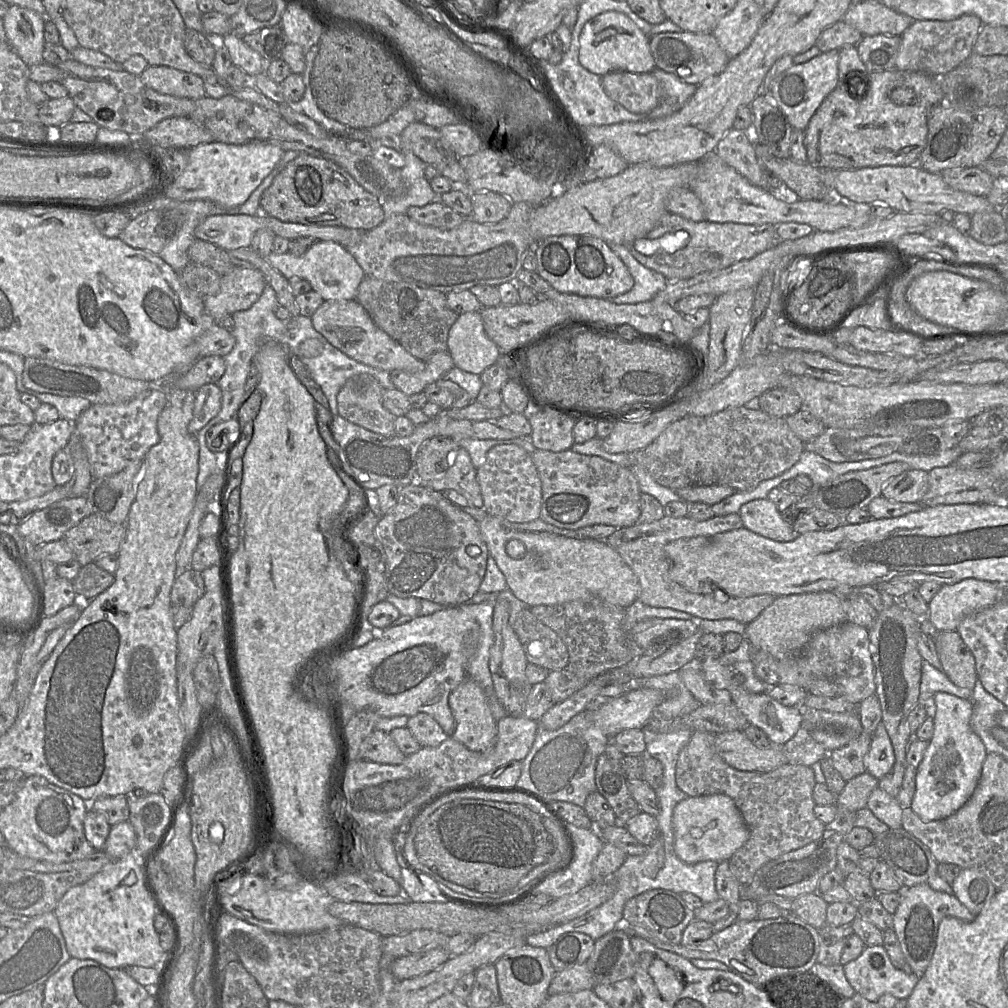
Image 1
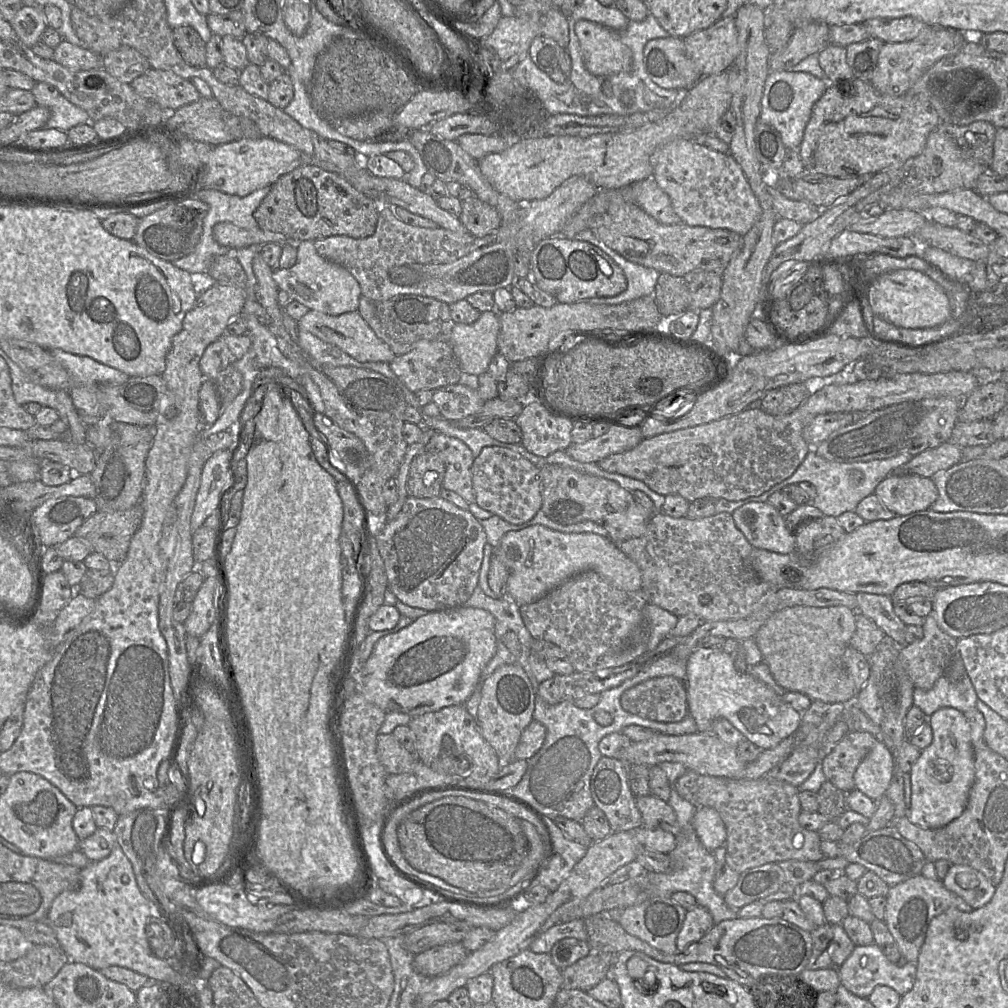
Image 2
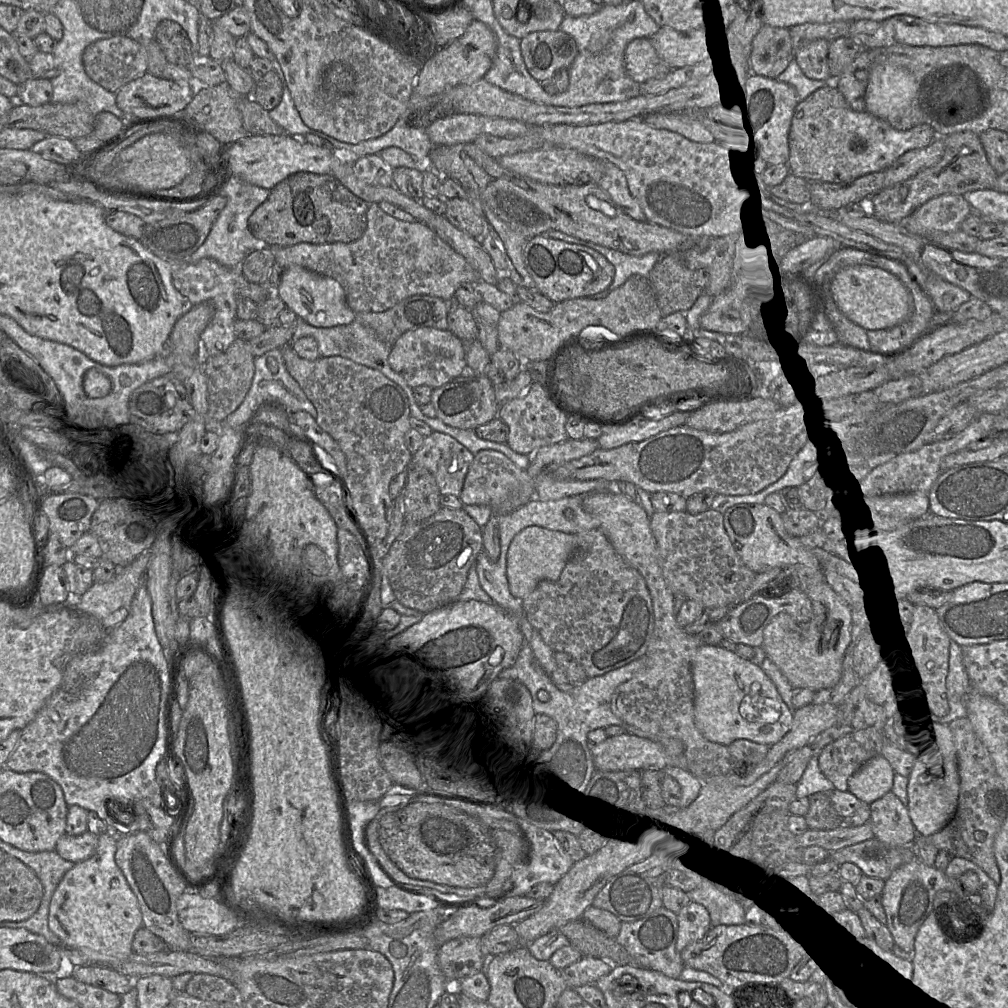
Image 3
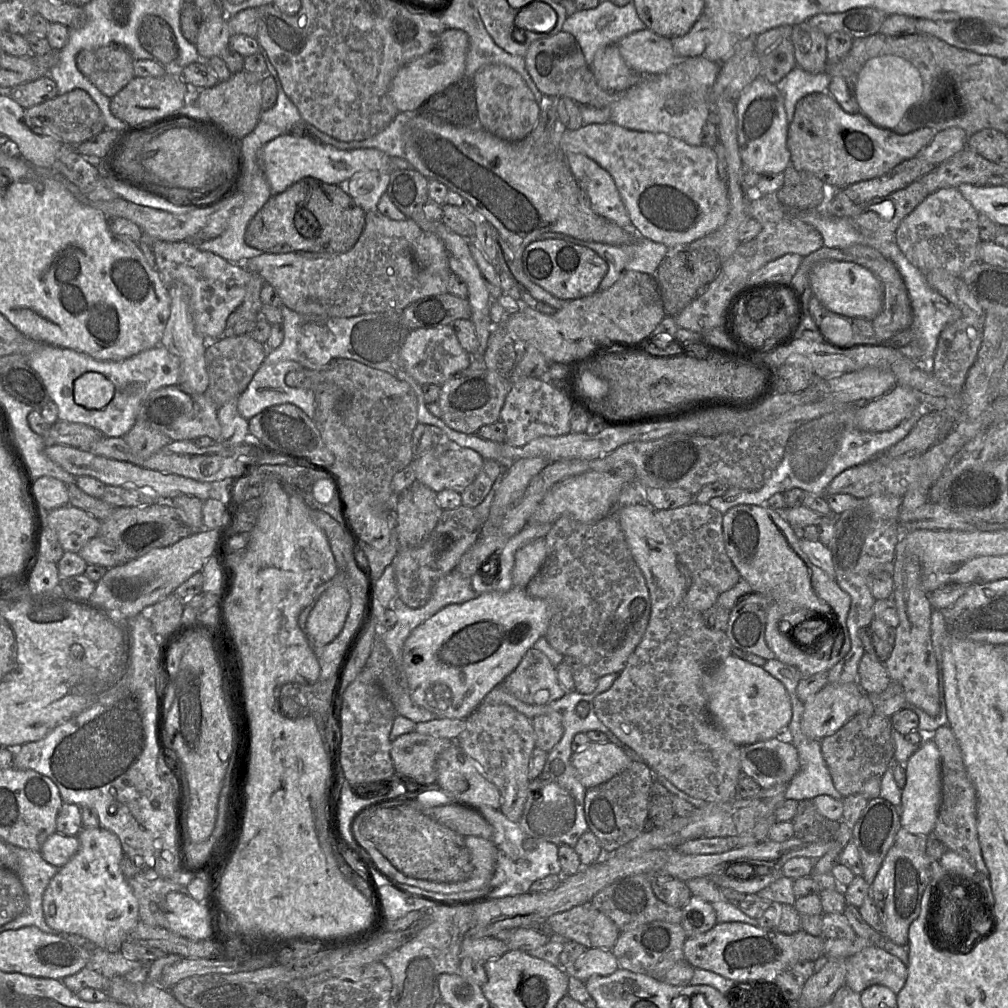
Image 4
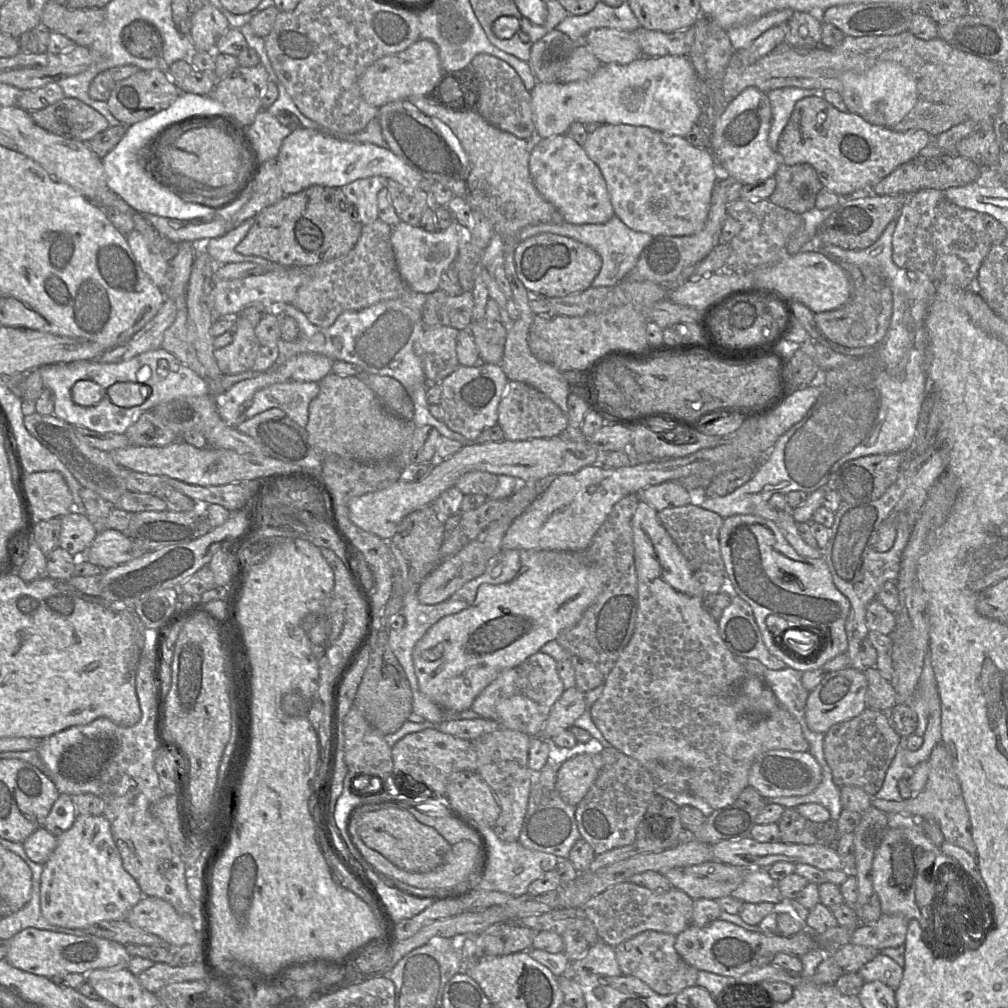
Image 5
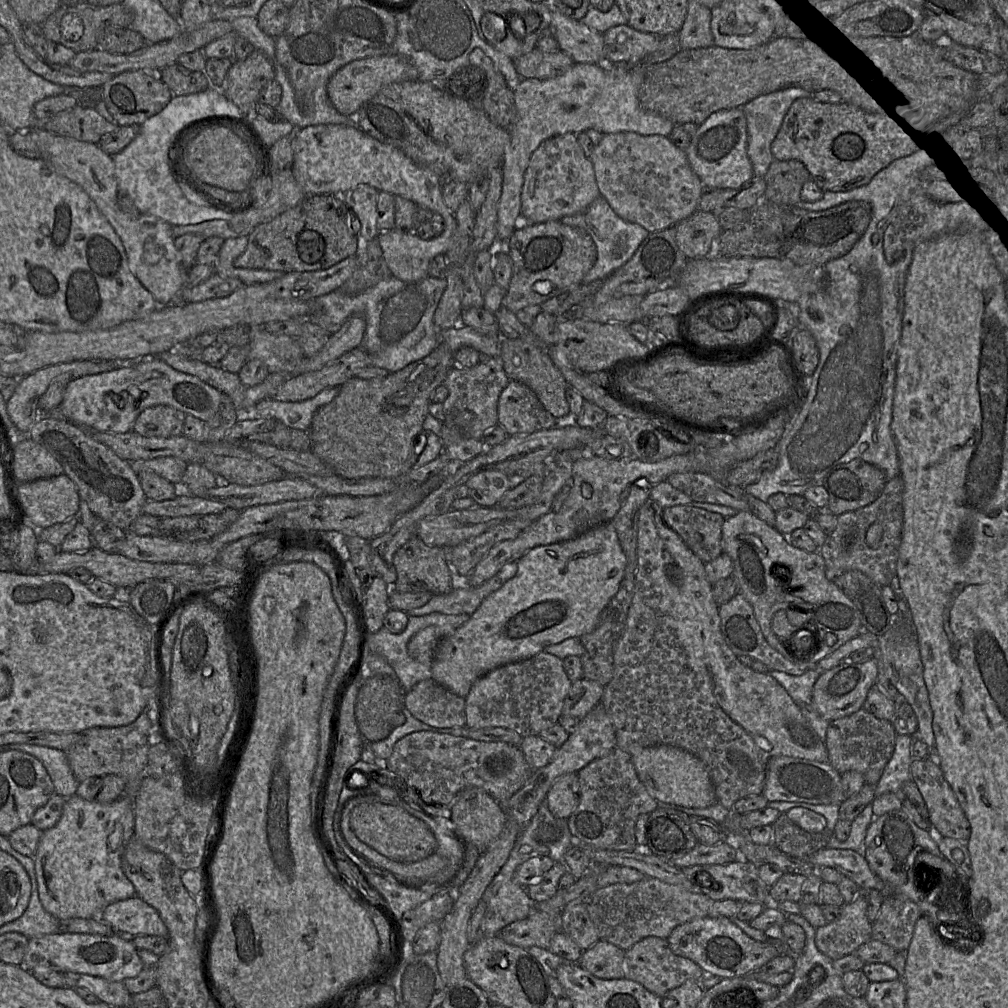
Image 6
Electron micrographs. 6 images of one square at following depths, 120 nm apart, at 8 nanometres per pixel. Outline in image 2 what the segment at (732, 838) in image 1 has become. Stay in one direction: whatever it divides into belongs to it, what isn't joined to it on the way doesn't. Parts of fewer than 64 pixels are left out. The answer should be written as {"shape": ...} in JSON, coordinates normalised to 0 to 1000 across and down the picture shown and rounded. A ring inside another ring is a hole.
{"shape":[[[693,801],[688,811],[690,828],[700,843],[707,846],[720,834],[720,821],[714,808],[705,801]]]}

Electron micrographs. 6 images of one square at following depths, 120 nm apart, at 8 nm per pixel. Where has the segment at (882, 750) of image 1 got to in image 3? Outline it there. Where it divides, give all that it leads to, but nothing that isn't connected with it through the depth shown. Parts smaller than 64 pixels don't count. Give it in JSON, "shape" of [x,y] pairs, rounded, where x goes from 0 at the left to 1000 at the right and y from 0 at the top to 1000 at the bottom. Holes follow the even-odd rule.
{"shape":[[[872,748],[842,771],[840,784],[854,796],[863,798],[884,785],[887,768],[881,754]]]}

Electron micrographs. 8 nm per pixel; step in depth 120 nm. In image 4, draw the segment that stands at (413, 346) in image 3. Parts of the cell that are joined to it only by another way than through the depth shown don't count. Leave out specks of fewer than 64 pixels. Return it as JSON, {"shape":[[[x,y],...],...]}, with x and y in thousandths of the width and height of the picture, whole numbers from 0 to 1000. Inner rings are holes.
{"shape":[[[446,322],[414,325],[406,328],[398,346],[399,364],[417,382],[438,383],[447,373],[465,364],[468,353],[456,342]]]}

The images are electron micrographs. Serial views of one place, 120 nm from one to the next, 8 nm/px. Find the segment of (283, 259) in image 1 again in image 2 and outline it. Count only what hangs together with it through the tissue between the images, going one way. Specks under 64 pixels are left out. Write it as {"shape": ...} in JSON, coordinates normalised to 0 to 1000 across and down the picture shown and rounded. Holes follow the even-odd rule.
{"shape":[[[303,238],[293,241],[295,259],[287,267],[274,267],[271,276],[277,288],[283,289],[291,299],[304,304],[308,309],[315,309],[328,313],[335,313],[355,308],[358,287],[352,275],[336,262],[317,254],[312,239]]]}

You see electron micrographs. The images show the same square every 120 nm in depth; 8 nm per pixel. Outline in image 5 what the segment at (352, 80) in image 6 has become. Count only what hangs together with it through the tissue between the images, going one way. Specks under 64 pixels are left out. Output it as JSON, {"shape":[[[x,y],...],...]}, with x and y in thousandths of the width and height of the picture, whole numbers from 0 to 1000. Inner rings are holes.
{"shape":[[[416,39],[402,50],[378,57],[366,64],[356,76],[355,85],[365,103],[377,106],[410,95],[424,95],[441,77],[434,46],[427,40]]]}

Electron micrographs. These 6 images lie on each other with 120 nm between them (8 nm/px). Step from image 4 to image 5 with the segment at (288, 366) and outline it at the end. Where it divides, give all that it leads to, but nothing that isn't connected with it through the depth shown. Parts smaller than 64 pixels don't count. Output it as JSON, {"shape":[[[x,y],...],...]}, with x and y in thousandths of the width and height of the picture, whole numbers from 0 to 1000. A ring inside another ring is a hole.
{"shape":[[[293,379],[271,381],[255,388],[249,402],[243,409],[243,415],[250,415],[270,405],[277,405],[287,415],[300,424],[307,416],[307,402],[316,390],[313,379]]]}

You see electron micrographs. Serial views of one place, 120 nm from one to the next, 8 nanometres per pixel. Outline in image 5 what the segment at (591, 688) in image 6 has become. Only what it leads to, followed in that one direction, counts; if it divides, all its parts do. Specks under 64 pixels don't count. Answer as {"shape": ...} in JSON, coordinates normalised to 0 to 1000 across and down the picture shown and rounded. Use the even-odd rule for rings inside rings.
{"shape":[[[572,682],[562,684],[548,700],[538,724],[538,730],[546,734],[560,723],[569,719],[581,703],[580,688]]]}

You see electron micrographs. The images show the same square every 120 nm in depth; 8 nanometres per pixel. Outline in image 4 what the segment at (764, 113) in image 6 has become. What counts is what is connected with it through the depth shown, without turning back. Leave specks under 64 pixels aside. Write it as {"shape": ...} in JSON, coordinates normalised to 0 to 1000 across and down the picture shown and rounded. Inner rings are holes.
{"shape":[[[790,65],[769,82],[778,97],[782,124],[786,119],[792,99],[805,92],[820,91],[823,79],[824,75],[819,71],[805,73]]]}

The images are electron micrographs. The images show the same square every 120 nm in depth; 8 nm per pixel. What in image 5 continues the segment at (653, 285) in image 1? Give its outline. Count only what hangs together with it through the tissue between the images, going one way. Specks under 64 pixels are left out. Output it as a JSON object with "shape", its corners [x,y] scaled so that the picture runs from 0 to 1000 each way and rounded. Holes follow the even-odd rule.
{"shape":[[[609,214],[599,222],[568,223],[564,221],[534,221],[521,225],[515,231],[515,239],[537,231],[548,231],[567,236],[587,245],[597,257],[594,272],[588,278],[586,285],[608,285],[629,267],[639,246],[648,238],[643,231],[625,227],[613,215]]]}

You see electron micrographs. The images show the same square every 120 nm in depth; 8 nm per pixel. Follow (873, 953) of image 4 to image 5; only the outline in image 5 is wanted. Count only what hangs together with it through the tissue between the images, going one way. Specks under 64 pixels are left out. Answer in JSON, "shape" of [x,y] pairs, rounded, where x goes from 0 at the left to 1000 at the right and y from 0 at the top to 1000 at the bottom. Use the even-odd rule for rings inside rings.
{"shape":[[[872,944],[869,949],[857,956],[850,965],[860,975],[872,973],[889,983],[895,972],[896,963],[897,961],[887,952]]]}

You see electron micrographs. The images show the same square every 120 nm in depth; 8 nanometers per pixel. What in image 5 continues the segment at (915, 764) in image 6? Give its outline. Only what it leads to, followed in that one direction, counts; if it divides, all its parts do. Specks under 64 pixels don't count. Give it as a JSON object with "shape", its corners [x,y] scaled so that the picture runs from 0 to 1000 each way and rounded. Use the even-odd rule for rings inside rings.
{"shape":[[[935,735],[926,742],[921,757],[923,762],[921,773],[917,783],[912,788],[893,795],[866,792],[864,799],[880,808],[893,807],[904,809],[910,813],[926,811],[931,815],[939,835],[957,842],[968,850],[969,842],[964,831],[962,810],[955,792],[953,779],[947,767],[944,751]]]}

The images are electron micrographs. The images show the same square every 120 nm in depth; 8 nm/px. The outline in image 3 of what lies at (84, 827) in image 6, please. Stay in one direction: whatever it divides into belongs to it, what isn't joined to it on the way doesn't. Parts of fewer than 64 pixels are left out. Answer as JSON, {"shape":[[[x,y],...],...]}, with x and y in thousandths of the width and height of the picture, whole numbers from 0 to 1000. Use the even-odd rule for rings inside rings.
{"shape":[[[108,822],[97,829],[94,846],[75,856],[62,871],[53,886],[49,898],[48,920],[63,937],[82,944],[92,955],[124,952],[131,943],[135,924],[142,919],[141,907],[135,888],[127,878],[120,862],[114,855],[116,830]]]}

